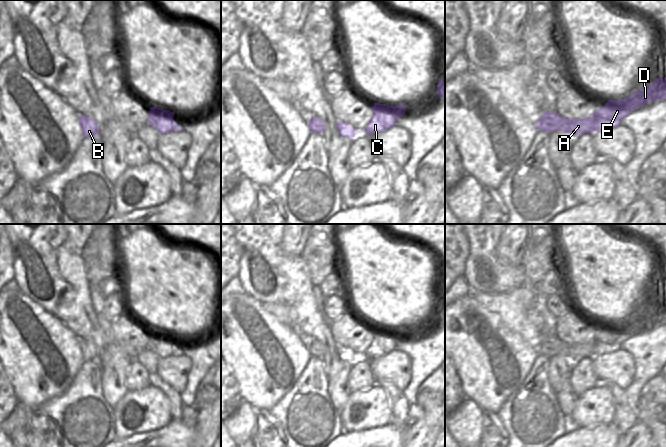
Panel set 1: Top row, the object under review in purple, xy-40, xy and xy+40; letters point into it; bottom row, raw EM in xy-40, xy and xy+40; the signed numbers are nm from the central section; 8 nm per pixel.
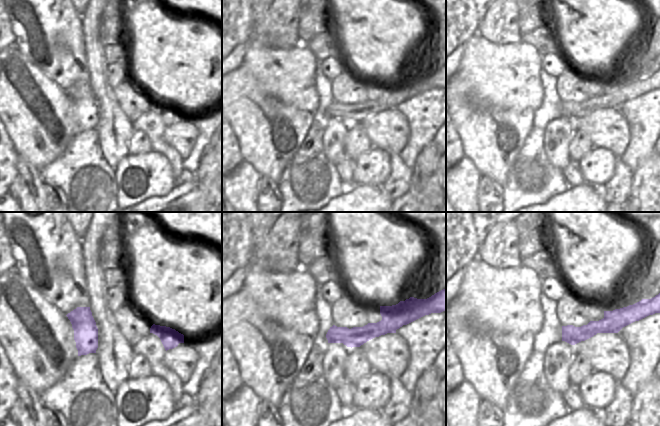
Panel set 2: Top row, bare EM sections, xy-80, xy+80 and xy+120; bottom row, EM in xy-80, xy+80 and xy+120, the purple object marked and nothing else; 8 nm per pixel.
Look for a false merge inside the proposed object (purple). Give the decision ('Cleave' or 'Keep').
Keep

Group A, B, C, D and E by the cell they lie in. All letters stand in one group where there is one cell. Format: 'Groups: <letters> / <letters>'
Groups: A B C D E

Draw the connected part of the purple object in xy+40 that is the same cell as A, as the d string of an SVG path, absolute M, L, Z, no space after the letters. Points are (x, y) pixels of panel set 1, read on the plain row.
M656 302L648 311L625 323L608 324L604 332L595 333L592 341L566 343L557 336L545 335L535 347L539 355L564 355L568 359L582 359L621 349L621 344L632 335L654 325L666 323L666 302Z

